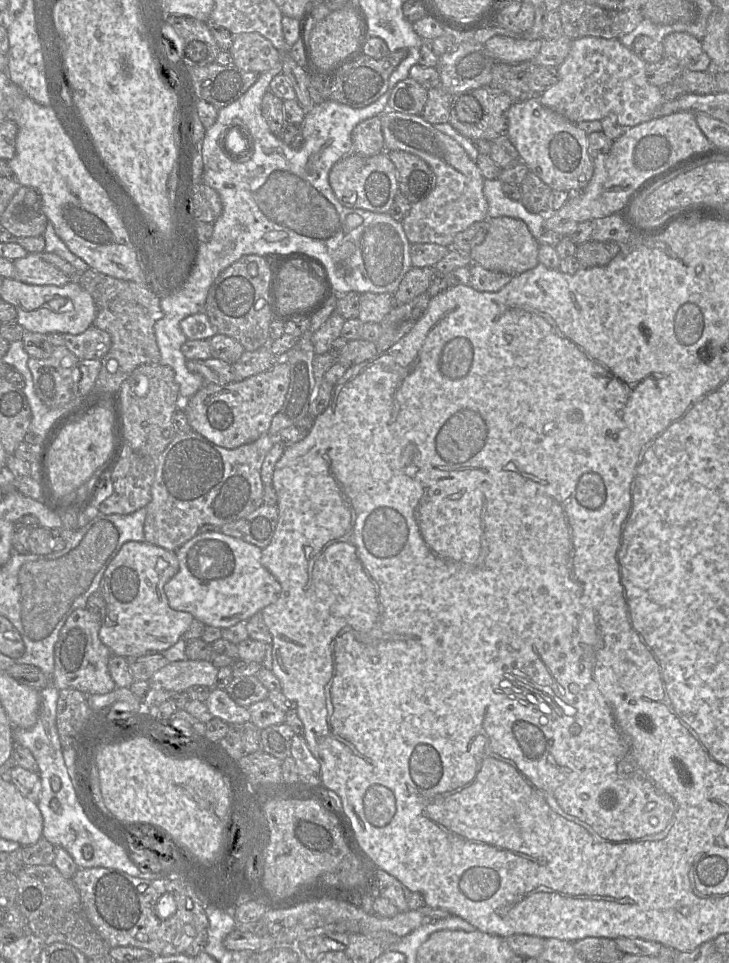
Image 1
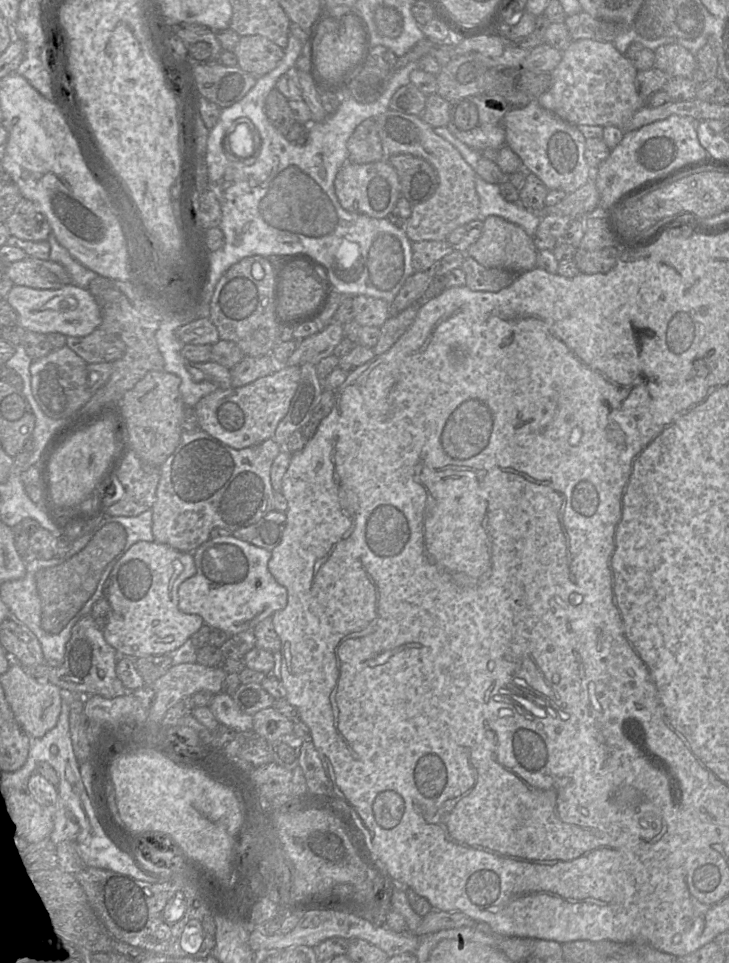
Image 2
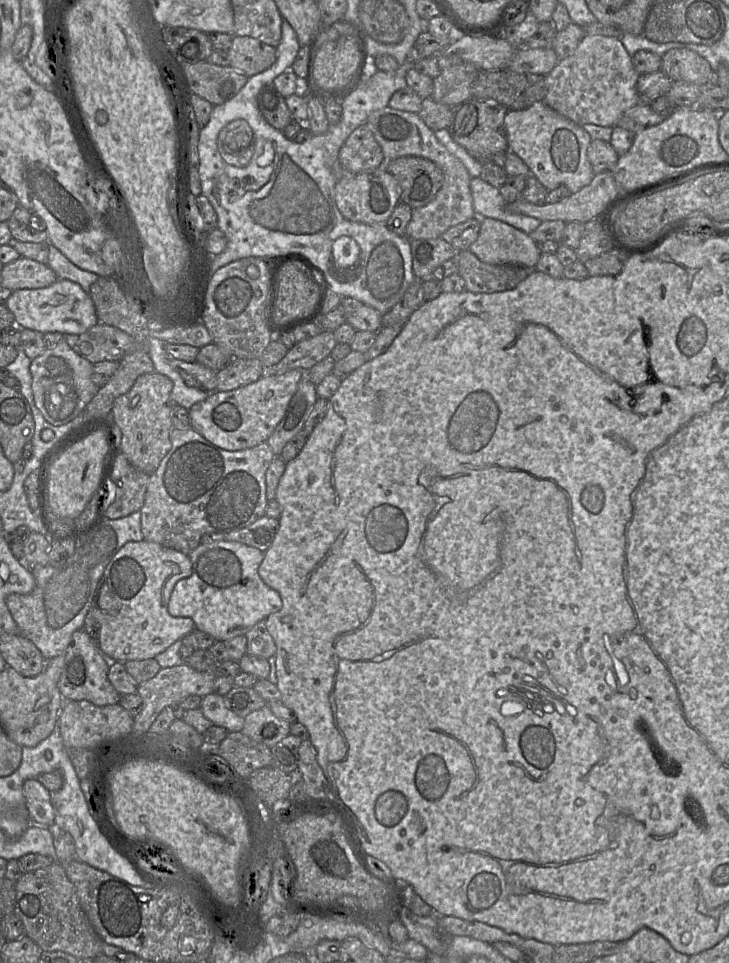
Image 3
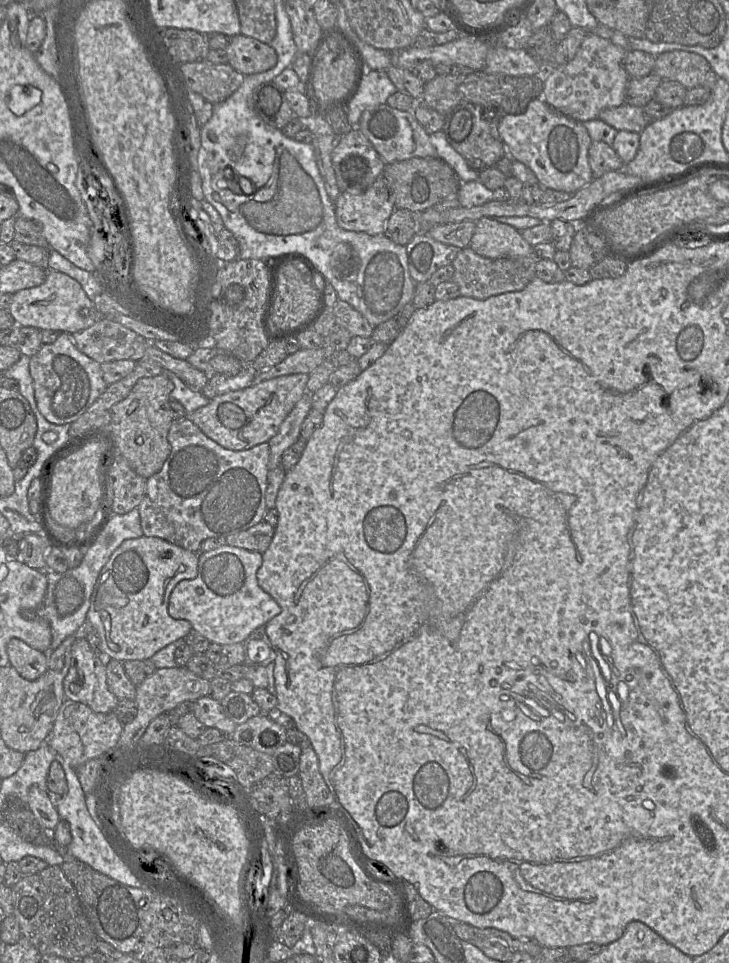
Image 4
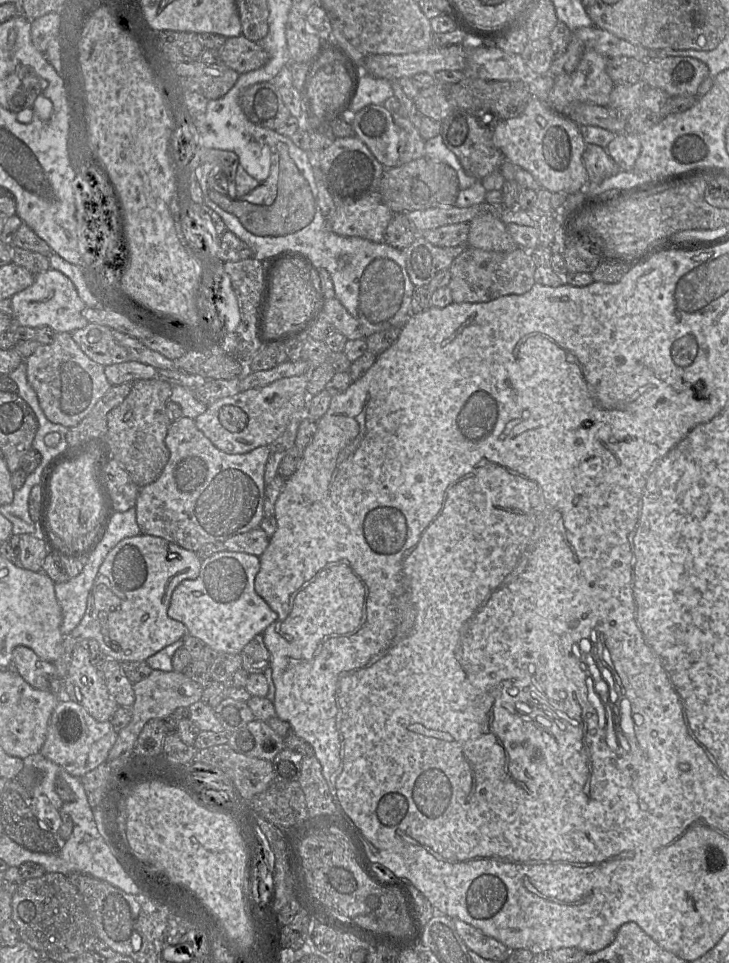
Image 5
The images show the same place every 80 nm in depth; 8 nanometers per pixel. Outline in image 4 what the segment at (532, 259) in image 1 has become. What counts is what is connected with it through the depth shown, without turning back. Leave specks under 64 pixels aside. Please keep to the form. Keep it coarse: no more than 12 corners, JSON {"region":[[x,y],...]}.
{"region":[[488,217],[469,246],[490,259],[533,256],[520,231]]}

